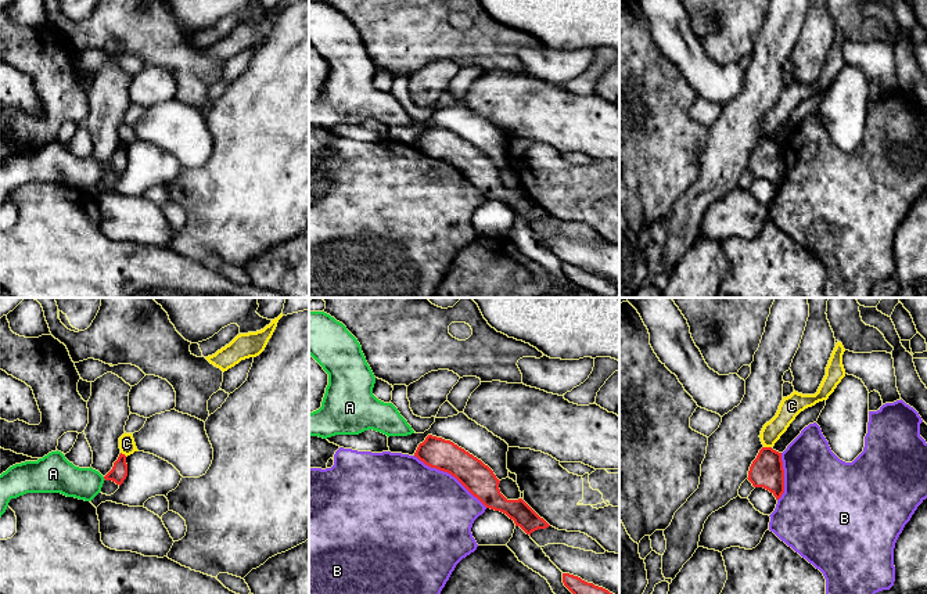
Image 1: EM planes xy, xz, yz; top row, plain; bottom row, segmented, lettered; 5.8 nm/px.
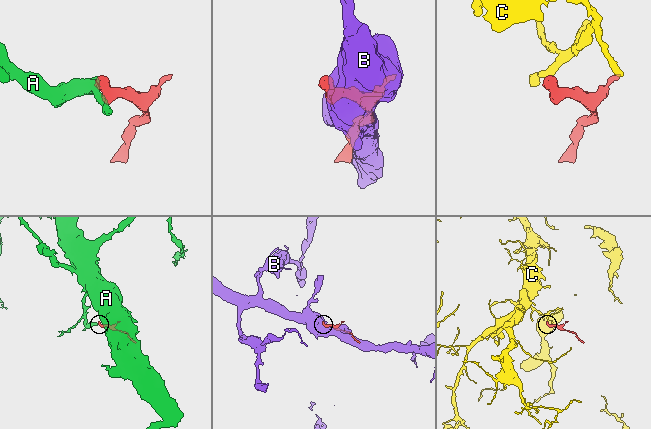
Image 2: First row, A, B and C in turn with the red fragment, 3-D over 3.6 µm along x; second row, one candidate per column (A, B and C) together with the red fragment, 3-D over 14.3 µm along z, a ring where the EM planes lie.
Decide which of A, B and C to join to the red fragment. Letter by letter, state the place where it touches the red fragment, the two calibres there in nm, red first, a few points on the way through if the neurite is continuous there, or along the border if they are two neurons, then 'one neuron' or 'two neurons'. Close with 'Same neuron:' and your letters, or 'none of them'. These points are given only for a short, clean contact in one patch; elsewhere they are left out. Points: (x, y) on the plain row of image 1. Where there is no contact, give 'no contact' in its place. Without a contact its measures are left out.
A: contact xy (104, 168); calibres 100 and 190 nm; way xy (118, 164), (104, 168), (61, 166); one neuron
B: contact xz (451, 164); calibres 180 and 480 nm; two neurons
C: contact yz (768, 137); calibres 190 and 120 nm; border yz (764, 136), (771, 137); two neurons
Same neuron: A

